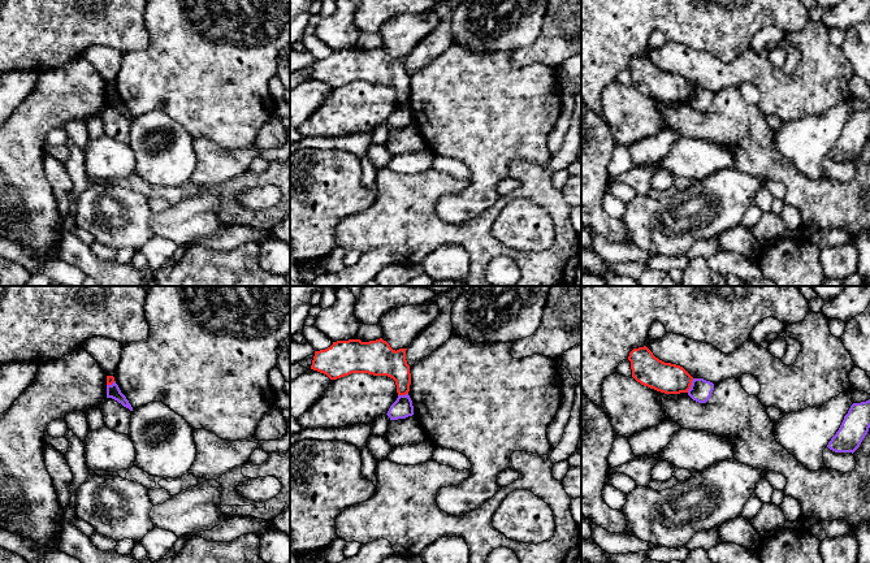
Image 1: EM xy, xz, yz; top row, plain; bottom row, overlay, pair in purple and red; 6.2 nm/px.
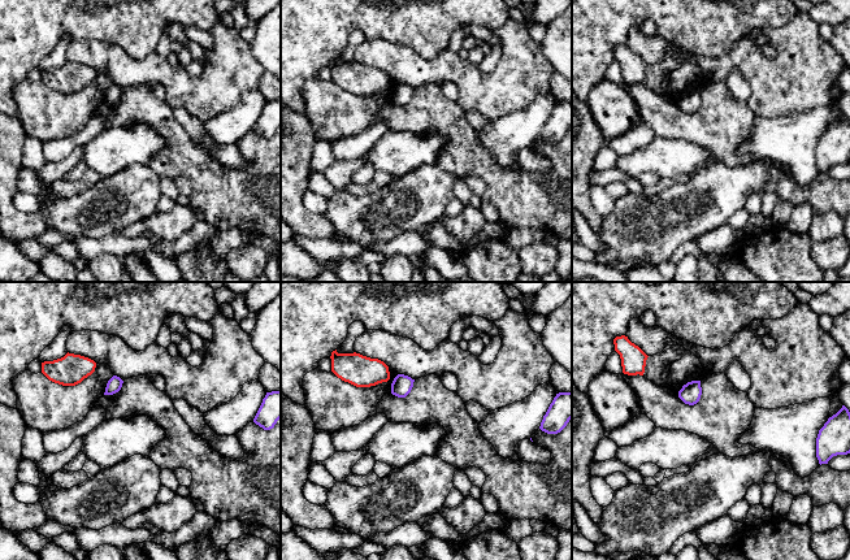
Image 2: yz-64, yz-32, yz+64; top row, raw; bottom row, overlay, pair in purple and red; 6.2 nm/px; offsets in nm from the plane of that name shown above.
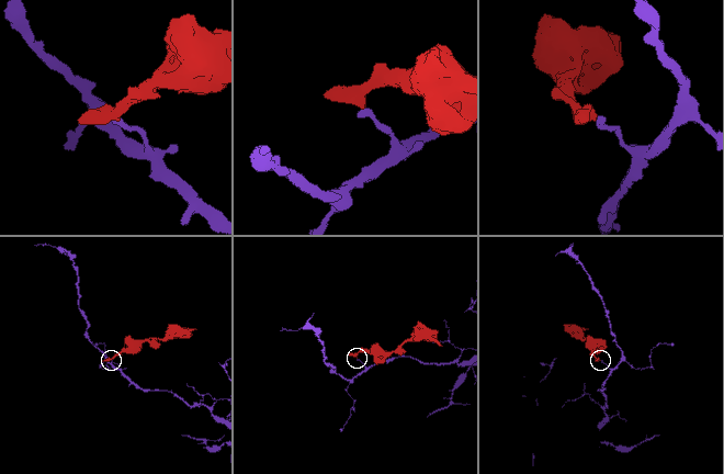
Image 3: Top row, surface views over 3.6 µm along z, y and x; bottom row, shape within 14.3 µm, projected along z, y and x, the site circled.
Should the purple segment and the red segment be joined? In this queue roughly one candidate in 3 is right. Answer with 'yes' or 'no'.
no

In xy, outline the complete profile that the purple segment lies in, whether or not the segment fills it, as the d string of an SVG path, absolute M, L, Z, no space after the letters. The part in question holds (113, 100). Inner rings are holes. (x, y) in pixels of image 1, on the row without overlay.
M116 90L112 94L107 94L107 107L114 108L118 112L121 112L124 116L133 120L131 113L129 112L126 105L121 101L121 99L120 99L118 94L116 92Z

